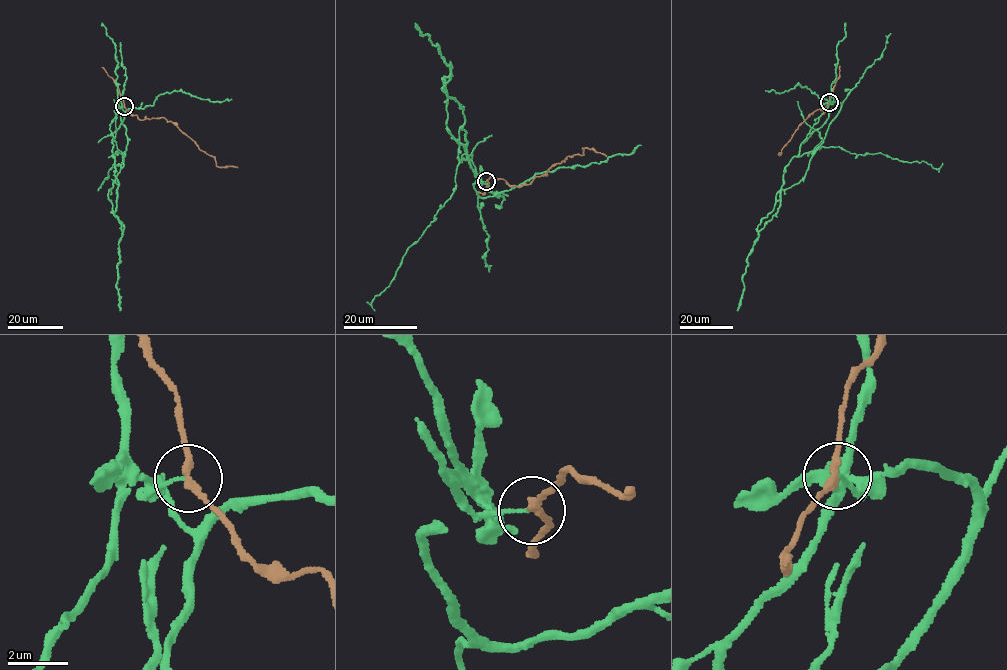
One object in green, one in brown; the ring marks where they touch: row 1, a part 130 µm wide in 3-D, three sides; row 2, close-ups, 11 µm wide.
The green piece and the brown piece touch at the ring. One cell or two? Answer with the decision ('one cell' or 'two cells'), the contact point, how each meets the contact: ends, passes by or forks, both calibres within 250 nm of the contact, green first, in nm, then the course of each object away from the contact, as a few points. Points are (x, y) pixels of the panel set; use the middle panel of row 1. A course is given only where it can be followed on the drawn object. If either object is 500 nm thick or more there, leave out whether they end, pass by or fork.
two cells; place (486, 181); green ends; brown passes by; calibres 100 and 240 nm; course green (486, 181), (466, 145), (461, 159), (466, 152), (476, 193), (485, 197), (542, 172), (600, 163), (640, 144); course brown (486, 181), (492, 176), (511, 186), (530, 184), (568, 156), (582, 155), (584, 148), (606, 156)

